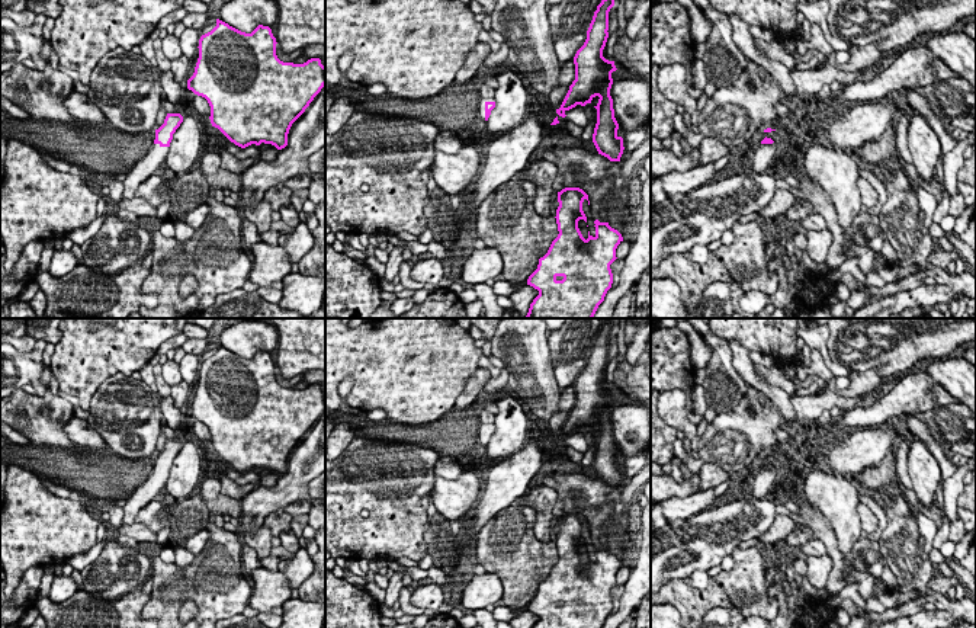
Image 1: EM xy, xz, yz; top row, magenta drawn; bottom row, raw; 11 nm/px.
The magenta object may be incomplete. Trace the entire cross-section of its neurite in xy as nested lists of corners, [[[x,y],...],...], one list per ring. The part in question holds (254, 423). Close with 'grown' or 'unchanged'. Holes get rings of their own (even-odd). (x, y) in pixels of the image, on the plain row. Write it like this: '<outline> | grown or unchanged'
[[[219,345],[216,352],[199,365],[199,384],[193,401],[187,406],[187,414],[208,426],[212,452],[241,474],[261,468],[277,475],[285,474],[292,449],[325,411],[325,392],[320,384],[311,384],[304,390],[283,388],[276,381],[276,369],[269,352],[259,350],[251,359],[245,359]]] | unchanged

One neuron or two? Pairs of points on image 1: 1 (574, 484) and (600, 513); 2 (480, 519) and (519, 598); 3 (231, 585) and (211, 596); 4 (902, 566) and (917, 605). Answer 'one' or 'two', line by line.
1: one
2: two
3: one
4: two

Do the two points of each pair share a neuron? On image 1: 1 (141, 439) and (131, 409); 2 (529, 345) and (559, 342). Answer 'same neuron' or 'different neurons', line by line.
1: same neuron
2: different neurons

